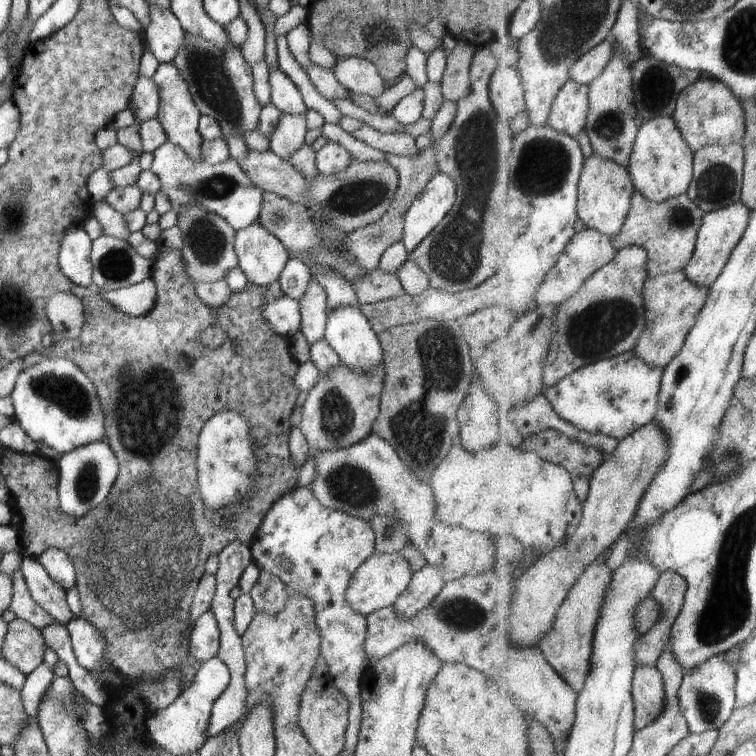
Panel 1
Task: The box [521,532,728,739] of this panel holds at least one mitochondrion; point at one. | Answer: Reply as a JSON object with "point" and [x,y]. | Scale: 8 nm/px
{"point":[709,705]}

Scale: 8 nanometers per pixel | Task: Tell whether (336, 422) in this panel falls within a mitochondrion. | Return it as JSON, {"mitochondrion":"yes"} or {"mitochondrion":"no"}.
{"mitochondrion":"yes"}

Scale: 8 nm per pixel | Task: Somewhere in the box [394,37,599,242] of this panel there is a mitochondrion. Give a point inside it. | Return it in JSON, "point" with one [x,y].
{"point":[544,164]}

